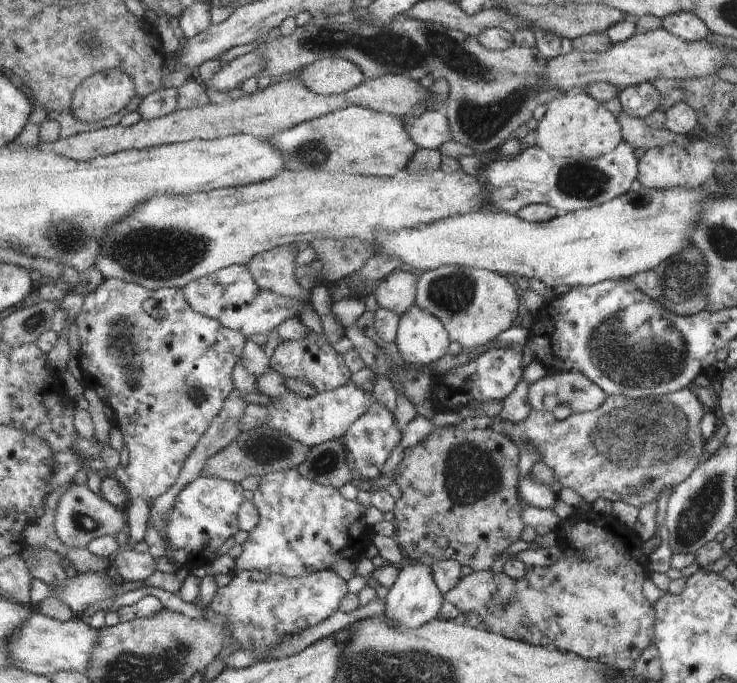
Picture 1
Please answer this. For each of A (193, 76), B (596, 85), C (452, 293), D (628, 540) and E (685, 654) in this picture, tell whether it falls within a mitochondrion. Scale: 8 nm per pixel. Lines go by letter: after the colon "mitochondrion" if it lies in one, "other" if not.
A: other
B: other
C: mitochondrion
D: other
E: other

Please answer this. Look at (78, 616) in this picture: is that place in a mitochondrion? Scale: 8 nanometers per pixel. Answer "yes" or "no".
no

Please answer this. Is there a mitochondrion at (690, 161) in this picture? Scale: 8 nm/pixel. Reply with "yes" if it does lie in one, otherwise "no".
no

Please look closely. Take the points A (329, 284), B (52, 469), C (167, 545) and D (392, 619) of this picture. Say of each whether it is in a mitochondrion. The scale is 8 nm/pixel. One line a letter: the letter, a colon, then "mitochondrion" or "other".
A: other
B: other
C: other
D: other

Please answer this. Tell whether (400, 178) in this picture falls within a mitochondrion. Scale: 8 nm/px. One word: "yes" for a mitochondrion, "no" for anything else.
no

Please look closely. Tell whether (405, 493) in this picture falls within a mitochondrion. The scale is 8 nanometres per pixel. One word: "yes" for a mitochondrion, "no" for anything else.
no

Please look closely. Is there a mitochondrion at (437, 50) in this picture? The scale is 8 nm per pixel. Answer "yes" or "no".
yes

